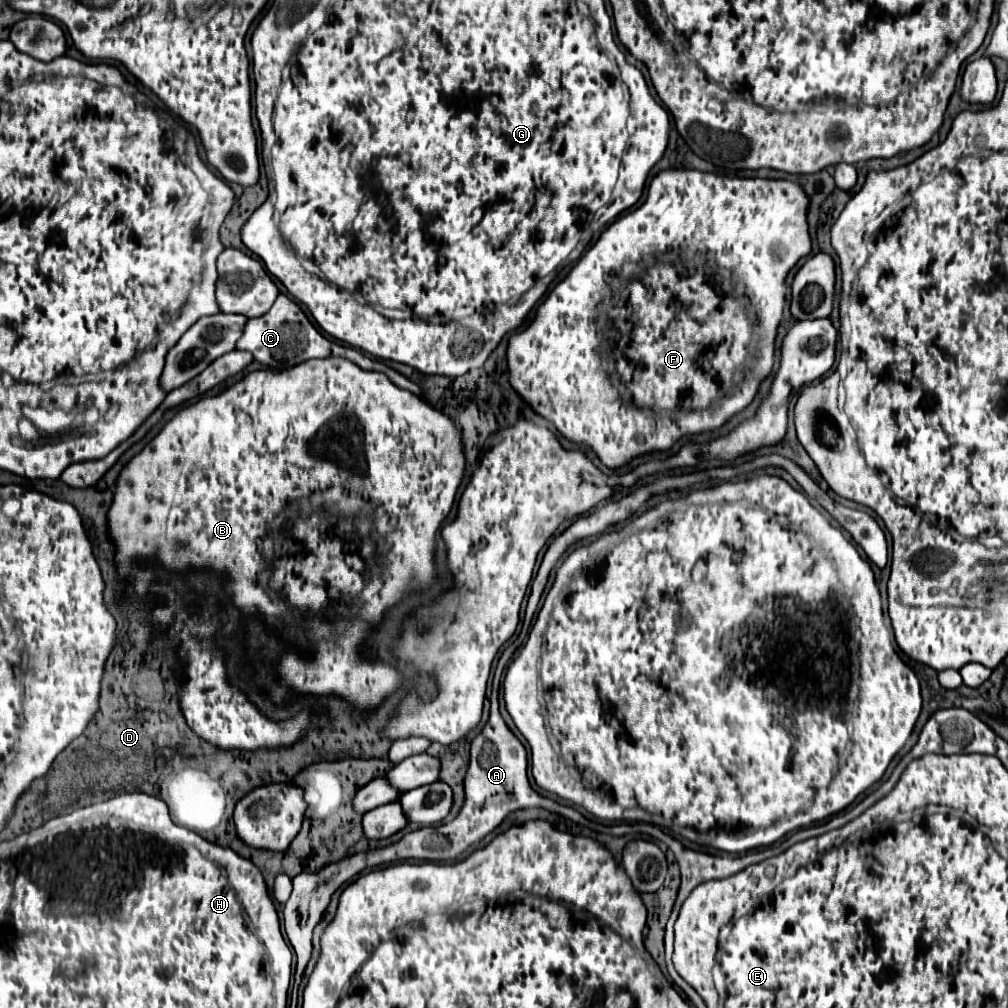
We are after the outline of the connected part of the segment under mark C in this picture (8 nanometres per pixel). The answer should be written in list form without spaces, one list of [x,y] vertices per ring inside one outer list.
[[[279,295],[277,301],[273,303],[271,311],[265,313],[263,317],[257,317],[257,319],[249,319],[247,325],[245,325],[245,331],[241,335],[241,339],[237,341],[237,349],[243,349],[243,351],[251,351],[253,357],[261,363],[261,365],[267,365],[271,369],[285,369],[285,367],[295,367],[303,361],[309,361],[309,359],[315,359],[315,357],[345,357],[349,361],[353,361],[355,365],[359,365],[361,369],[367,369],[367,371],[381,371],[385,373],[397,387],[403,387],[403,389],[409,389],[411,393],[417,393],[421,395],[421,387],[415,385],[413,381],[409,381],[407,377],[403,377],[401,373],[397,373],[395,369],[387,367],[385,363],[377,361],[377,359],[371,359],[363,353],[355,353],[353,347],[347,347],[347,345],[341,345],[333,339],[327,339],[325,335],[321,335],[313,323],[307,319],[307,315],[303,313],[303,309],[287,295]]]

